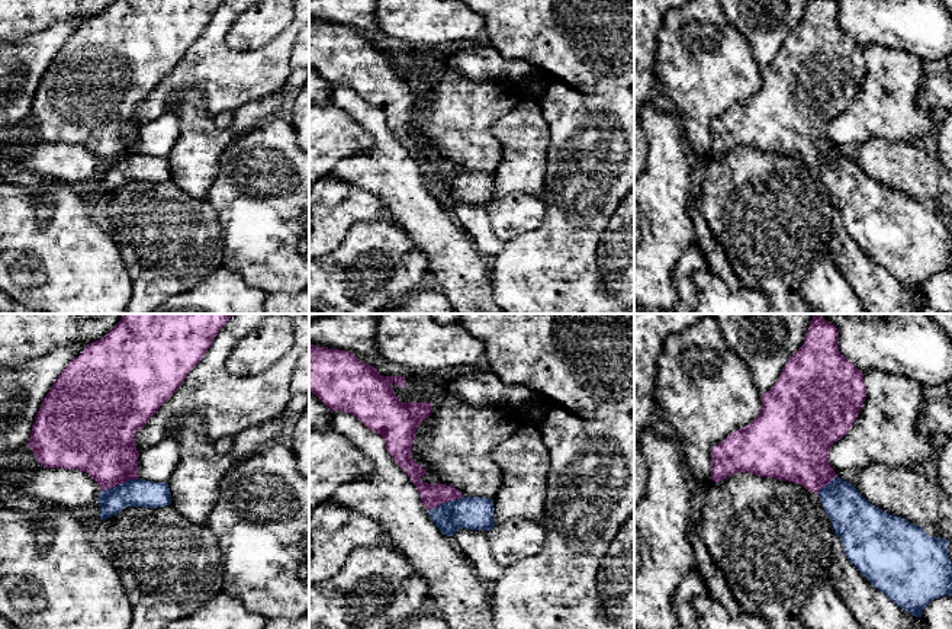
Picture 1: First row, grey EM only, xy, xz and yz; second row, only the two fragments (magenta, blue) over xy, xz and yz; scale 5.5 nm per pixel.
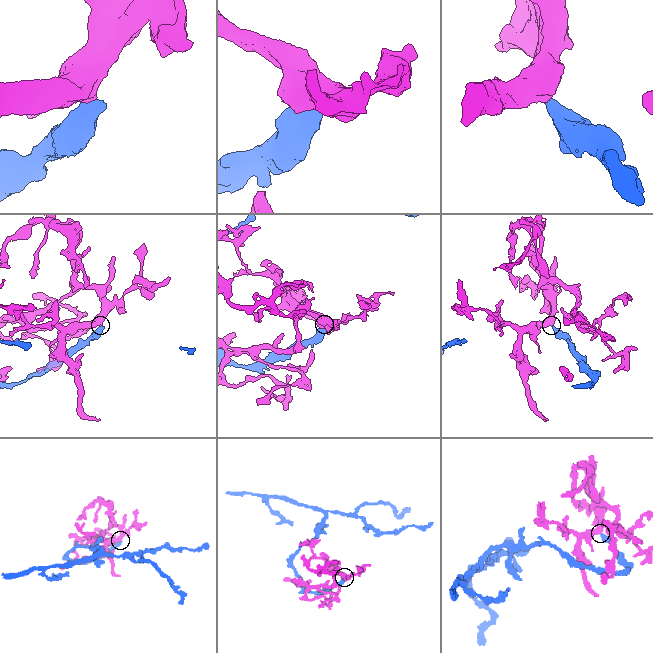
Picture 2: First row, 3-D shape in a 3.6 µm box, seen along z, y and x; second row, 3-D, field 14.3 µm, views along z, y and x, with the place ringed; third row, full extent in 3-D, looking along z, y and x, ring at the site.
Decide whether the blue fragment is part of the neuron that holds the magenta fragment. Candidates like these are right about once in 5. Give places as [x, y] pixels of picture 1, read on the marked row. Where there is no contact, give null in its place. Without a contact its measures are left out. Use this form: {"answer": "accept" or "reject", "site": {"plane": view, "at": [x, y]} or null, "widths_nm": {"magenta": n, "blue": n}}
{"answer": "reject", "site": {"plane": "xy", "at": [119, 484]}, "widths_nm": {"magenta": 360, "blue": 160}}

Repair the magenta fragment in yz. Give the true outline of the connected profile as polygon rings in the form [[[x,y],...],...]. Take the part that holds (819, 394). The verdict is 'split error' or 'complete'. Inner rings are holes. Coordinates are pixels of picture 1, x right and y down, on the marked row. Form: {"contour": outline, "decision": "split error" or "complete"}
{"contour": [[[813,314],[803,346],[787,362],[775,385],[760,395],[760,414],[713,447],[714,482],[749,472],[800,484],[818,494],[836,476],[829,452],[848,434],[866,397],[863,373],[839,352],[837,340],[836,325]]], "decision": "complete"}

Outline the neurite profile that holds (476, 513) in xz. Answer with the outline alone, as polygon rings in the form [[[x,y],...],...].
[[[461,497],[428,510],[428,514],[446,536],[454,536],[459,529],[491,532],[495,527],[493,511],[491,498]]]

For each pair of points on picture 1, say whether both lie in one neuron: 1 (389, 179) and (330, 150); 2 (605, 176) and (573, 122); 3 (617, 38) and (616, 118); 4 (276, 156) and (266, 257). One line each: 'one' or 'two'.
1: two
2: one
3: two
4: one

